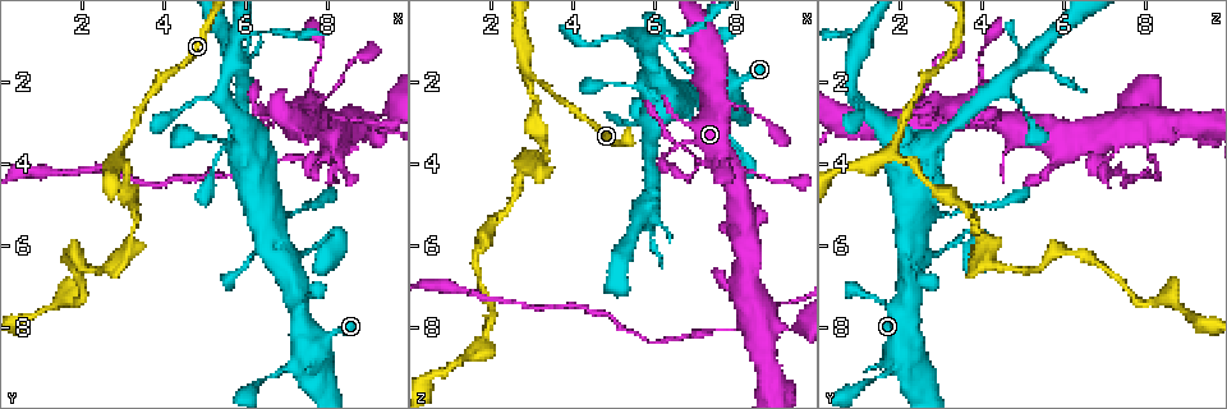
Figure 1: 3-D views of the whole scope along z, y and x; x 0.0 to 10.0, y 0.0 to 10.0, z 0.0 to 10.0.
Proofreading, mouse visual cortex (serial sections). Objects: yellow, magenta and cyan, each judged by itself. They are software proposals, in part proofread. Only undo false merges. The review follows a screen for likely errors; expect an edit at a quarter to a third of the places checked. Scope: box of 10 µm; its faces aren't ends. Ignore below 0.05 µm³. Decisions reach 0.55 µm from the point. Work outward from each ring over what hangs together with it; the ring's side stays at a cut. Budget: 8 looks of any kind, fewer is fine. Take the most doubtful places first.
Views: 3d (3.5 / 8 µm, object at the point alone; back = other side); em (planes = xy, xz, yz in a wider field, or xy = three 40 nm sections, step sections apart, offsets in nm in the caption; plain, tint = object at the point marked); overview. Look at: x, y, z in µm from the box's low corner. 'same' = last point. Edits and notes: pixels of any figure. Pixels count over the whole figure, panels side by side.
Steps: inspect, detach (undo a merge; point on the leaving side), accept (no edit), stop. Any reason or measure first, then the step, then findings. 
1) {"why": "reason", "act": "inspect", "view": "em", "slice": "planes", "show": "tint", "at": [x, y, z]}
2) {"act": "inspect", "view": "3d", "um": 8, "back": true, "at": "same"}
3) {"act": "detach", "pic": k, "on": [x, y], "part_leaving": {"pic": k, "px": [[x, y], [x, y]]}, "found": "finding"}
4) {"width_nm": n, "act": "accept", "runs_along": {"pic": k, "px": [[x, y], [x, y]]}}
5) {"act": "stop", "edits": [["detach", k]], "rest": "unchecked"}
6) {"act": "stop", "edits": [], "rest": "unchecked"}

{"why": "abrupt turn", "act": "inspect", "view": "3d", "um": 3.5, "at": [8.15, 6.10, 3.85]}

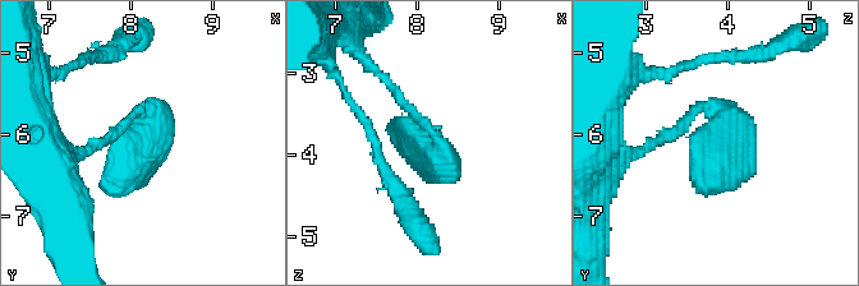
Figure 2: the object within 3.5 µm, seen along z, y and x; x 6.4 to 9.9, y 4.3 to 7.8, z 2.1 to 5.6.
{"why": "need the tissue", "act": "inspect", "view": "em", "slice": "planes", "show": "tint", "at": [8.10, 6.10, 3.90]}

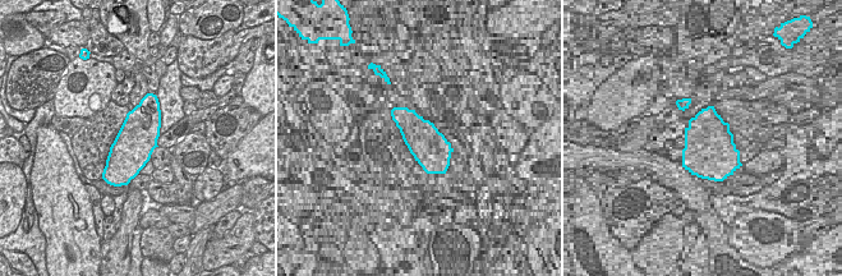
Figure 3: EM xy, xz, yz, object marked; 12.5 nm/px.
{"act": "inspect", "view": "em", "slice": "xy", "step": 1, "show": "tint", "at": "same"}

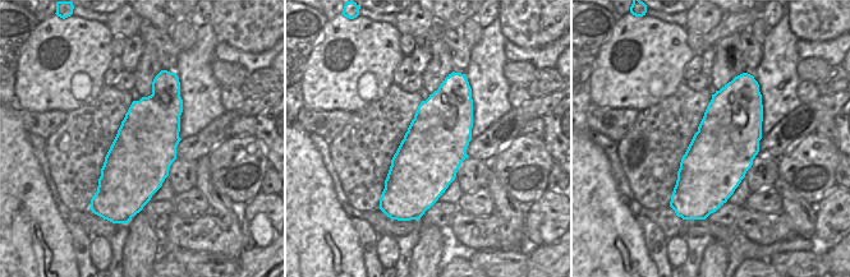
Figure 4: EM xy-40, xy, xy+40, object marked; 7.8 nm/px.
{"width_nm": 500, "act": "accept", "runs_along": {"pic": 2, "px": [[385, 82], [419, 141], [448, 143]]}, "found": "one cell here"}

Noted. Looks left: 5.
{"act": "inspect", "view": "3d", "um": 8, "back": true, "at": [8.20, 2.20, 2.55]}

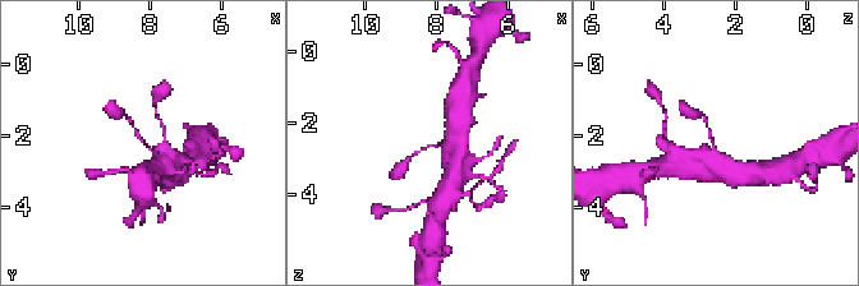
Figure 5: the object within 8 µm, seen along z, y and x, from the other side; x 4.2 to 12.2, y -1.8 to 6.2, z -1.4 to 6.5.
{"act": "inspect", "view": "3d", "um": 3.5, "back": true, "at": "same"}

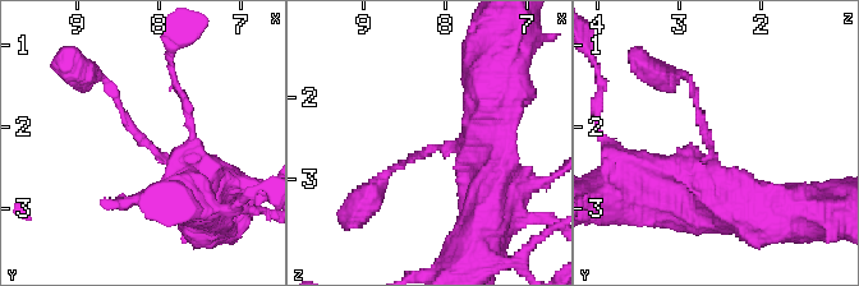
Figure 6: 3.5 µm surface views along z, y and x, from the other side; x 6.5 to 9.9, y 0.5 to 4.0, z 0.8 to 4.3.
{"why": "shape alone is not enough", "act": "inspect", "view": "em", "slice": "planes", "show": "tint", "at": [8.10, 2.25, 2.60]}

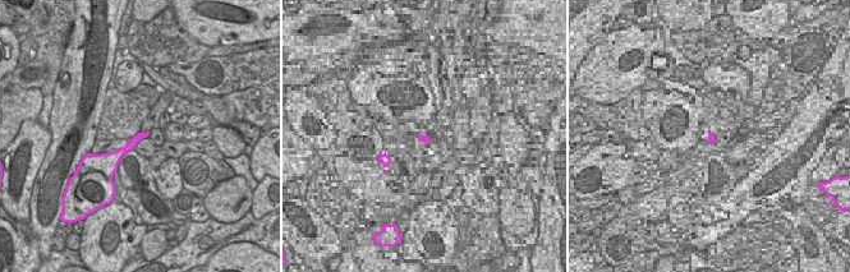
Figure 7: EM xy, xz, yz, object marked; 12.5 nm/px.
{"width_nm": 100, "act": "accept", "runs_along": {"pic": 6, "px": [[211, 184], [160, 157], [105, 78]]}, "found": "one cell here"}

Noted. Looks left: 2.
{"why": "calibre changes", "act": "inspect", "view": "3d", "um": 3.5, "back": true, "at": [8.15, 3.35, 7.90]}

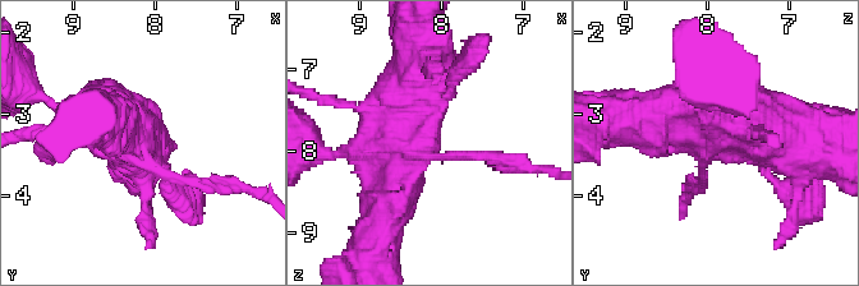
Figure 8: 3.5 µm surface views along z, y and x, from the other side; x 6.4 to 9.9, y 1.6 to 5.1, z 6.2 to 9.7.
{"why": "need the tissue", "act": "inspect", "view": "em", "slice": "xy", "step": 2, "show": "tint", "at": [8.25, 3.35, 7.95]}

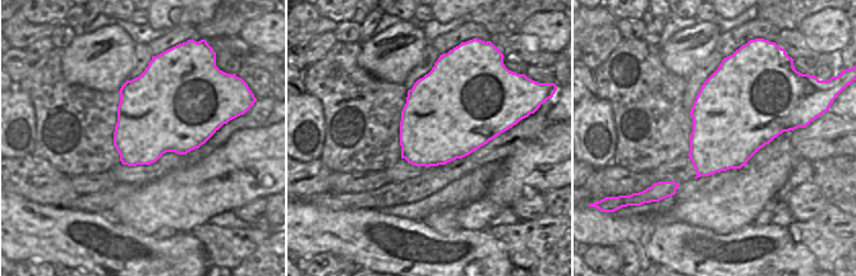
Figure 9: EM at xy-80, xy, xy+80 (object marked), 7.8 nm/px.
{"width_nm": 700, "act": "detach", "pic": 8, "on": [203, 181], "part_leaving": {"pic": 8, "px": [[160, 173], [266, 197]]}, "found": "a second cell is stuck on"}

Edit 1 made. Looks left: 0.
{"act": "stop", "edits": [["detach", 8]], "rest": "unchecked"}

